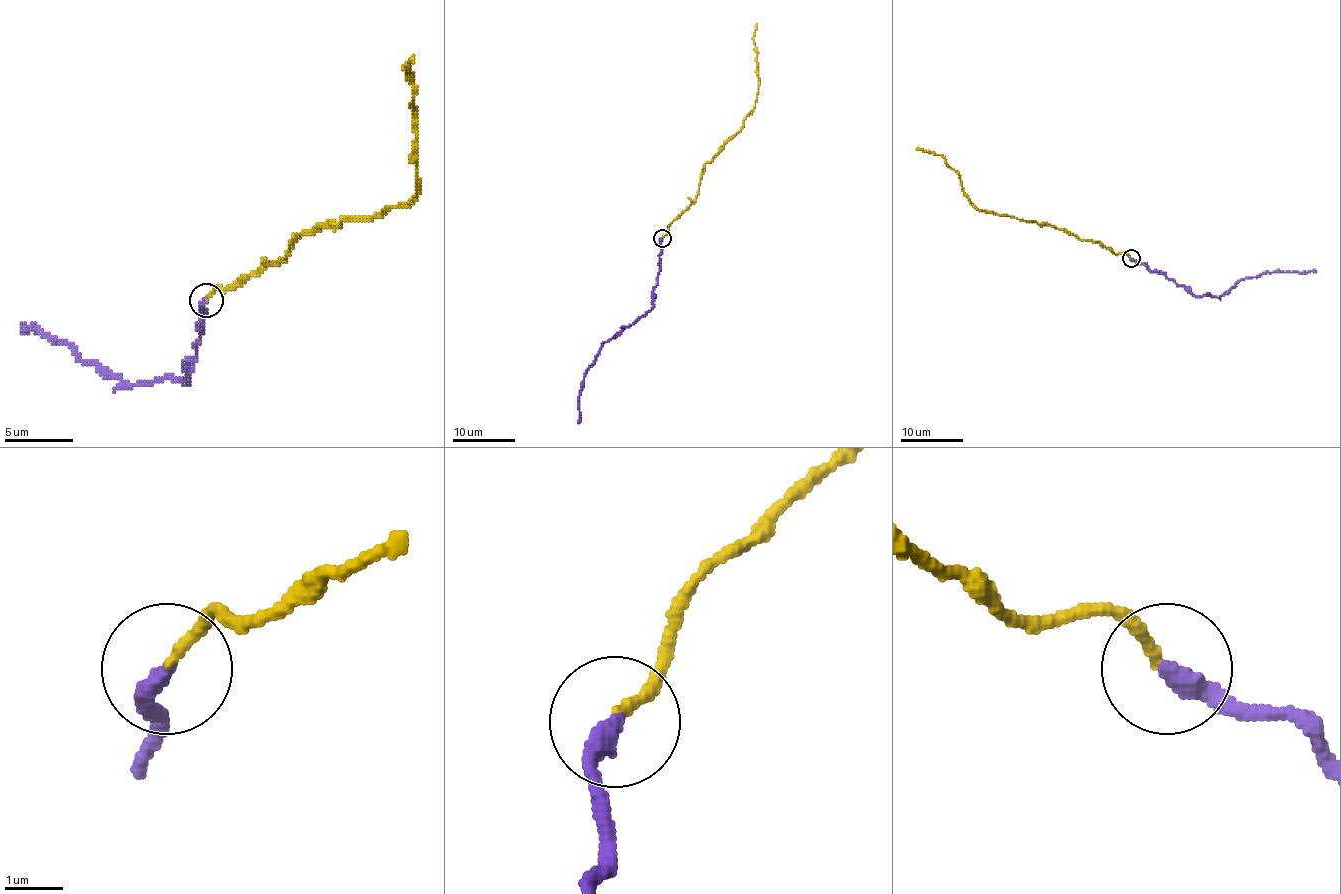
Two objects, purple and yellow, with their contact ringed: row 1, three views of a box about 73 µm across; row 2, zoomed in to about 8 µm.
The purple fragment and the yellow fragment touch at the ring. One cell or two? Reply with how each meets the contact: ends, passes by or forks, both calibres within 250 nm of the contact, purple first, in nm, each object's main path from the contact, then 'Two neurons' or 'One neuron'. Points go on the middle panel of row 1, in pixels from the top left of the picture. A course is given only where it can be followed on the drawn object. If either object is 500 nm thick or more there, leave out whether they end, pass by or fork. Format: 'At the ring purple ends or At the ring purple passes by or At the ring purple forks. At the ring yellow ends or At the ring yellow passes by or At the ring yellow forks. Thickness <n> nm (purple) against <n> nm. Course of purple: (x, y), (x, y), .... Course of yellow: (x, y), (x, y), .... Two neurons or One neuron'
At the ring purple ends. At the ring yellow ends. Thickness 360 nm (purple) against 170 nm. Course of purple: (662, 238), (653, 307), (599, 348), (596, 360), (584, 378), (578, 423). Course of yellow: (662, 236), (695, 197), (705, 164), (736, 133), (755, 105), (758, 67), (753, 36), (756, 23). One neuron

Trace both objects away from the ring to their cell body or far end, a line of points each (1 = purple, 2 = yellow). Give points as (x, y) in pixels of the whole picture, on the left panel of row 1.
1: (207, 299), (196, 354), (186, 364), (186, 381), (166, 378), (124, 385), (63, 340), (35, 330), (21, 330)
2: (207, 299), (286, 258), (299, 234), (368, 220), (416, 196), (413, 59)

